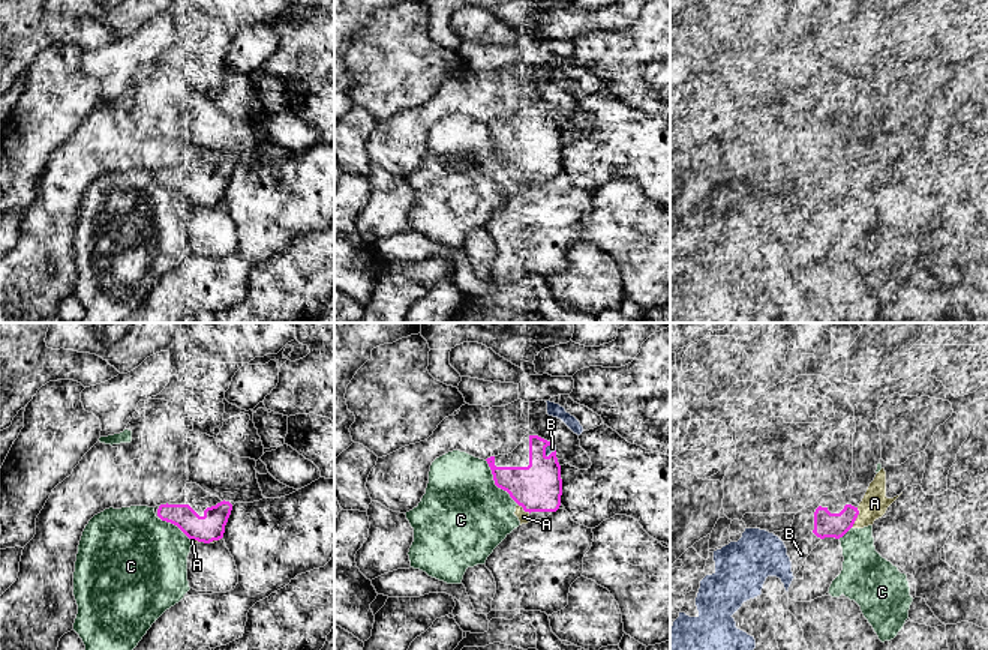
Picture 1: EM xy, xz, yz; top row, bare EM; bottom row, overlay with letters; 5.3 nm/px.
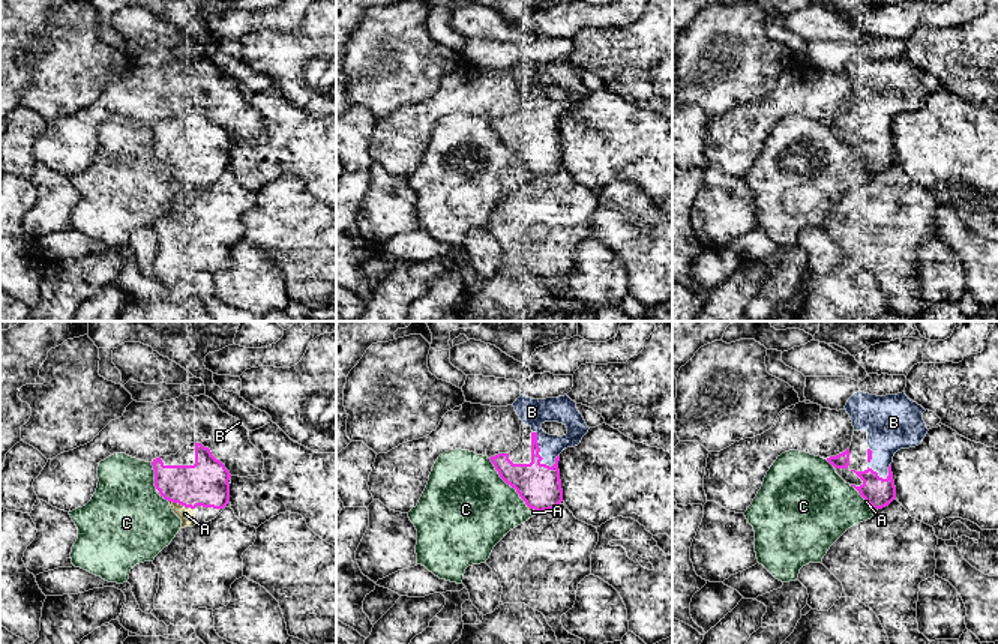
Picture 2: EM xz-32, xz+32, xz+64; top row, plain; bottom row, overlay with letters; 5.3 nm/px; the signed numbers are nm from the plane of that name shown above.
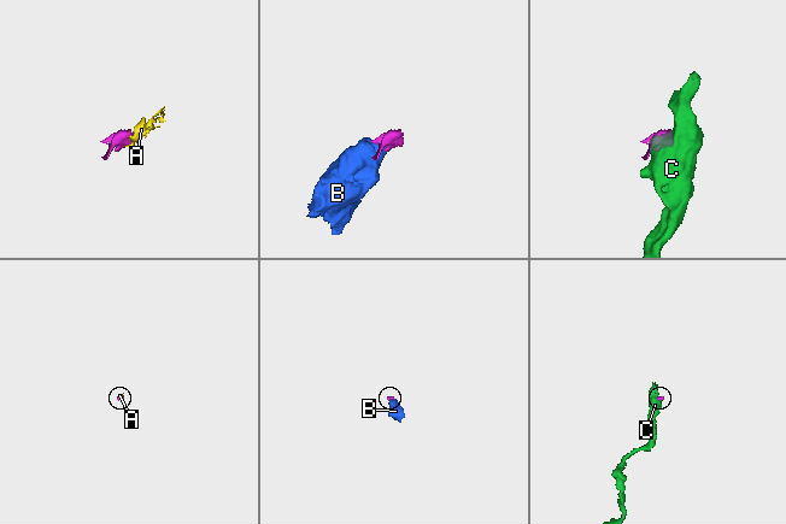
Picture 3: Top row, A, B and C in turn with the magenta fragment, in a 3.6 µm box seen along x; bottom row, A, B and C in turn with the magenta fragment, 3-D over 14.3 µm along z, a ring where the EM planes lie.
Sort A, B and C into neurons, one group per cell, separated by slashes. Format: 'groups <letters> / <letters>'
groups A B / C

